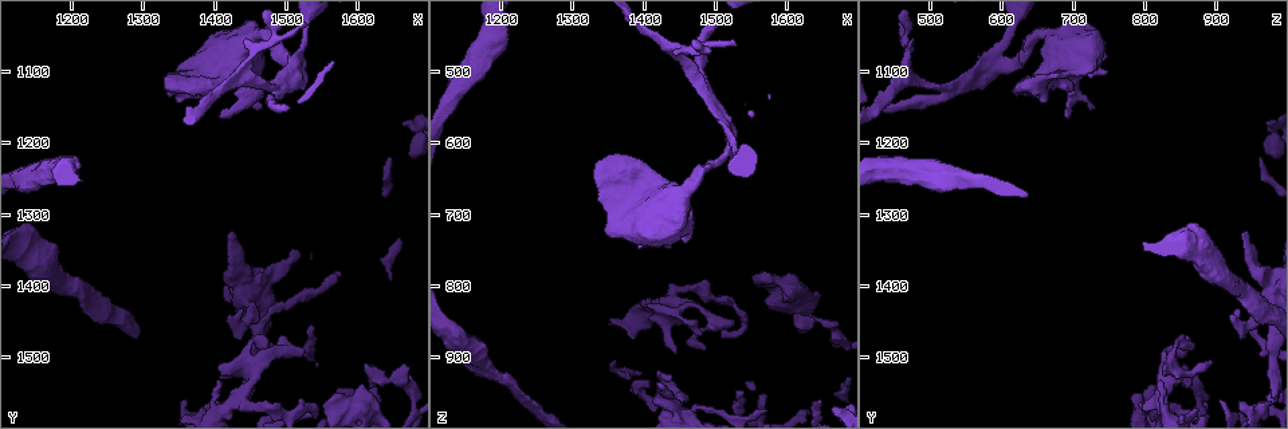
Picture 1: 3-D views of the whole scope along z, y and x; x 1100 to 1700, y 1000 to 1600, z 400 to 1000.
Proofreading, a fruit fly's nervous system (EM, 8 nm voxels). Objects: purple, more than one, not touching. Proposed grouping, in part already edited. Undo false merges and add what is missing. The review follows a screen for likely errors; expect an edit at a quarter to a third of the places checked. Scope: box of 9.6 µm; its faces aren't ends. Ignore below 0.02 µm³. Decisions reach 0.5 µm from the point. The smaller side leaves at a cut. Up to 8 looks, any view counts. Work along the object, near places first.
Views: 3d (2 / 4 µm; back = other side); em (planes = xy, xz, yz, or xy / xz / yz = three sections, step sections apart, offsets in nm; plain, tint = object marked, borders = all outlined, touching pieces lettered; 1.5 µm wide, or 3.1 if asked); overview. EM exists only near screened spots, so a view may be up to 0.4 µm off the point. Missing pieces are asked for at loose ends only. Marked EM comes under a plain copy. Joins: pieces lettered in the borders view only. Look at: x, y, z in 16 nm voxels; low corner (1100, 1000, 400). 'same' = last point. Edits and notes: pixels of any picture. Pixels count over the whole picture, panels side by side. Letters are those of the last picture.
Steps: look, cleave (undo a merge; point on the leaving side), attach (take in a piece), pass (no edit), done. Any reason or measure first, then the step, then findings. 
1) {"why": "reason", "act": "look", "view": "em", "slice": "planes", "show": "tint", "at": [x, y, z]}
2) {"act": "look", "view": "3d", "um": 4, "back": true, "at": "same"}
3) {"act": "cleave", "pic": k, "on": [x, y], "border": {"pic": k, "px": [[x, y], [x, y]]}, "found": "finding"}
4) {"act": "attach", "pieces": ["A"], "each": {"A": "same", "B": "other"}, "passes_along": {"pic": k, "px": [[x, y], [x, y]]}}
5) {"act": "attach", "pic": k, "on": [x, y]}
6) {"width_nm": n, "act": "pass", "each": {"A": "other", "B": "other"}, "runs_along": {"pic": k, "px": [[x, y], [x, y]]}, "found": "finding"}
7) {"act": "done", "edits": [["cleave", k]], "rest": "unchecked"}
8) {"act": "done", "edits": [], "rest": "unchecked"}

{"why": "three arms meet", "act": "look", "view": "3d", "um": 4, "at": [1490, 1120, 535]}

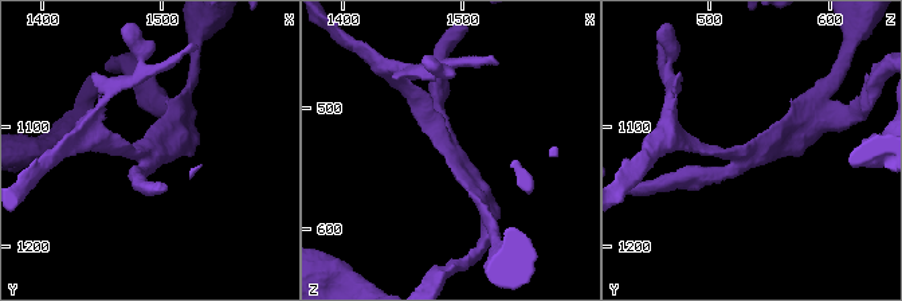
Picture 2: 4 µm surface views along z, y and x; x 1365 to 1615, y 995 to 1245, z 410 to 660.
{"why": "need the tissue", "act": "look", "view": "em", "slice": "planes", "show": "borders", "at": [1490, 1122, 538]}

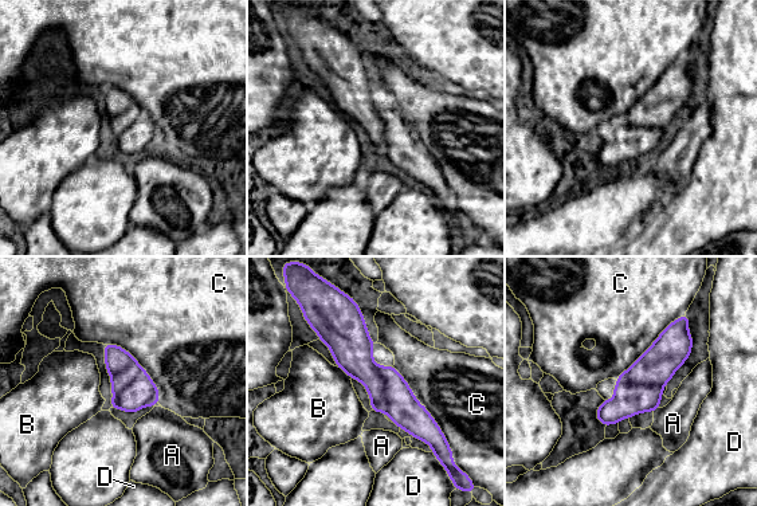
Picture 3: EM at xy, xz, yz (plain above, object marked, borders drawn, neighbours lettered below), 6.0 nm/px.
{"longest_contact_nm": ["C", 600], "act": "pass", "each": {"A": "other", "B": "other", "C": "other", "D": "other"}, "runs_along": {"pic": 3, "px": [[348, 310], [356, 360], [432, 442]]}, "found": "one cell here"}

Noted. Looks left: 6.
{"why": "thick turns thin", "act": "look", "view": "em", "slice": "xy", "step": 8, "show": "tint", "at": [1465, 1050, 655]}

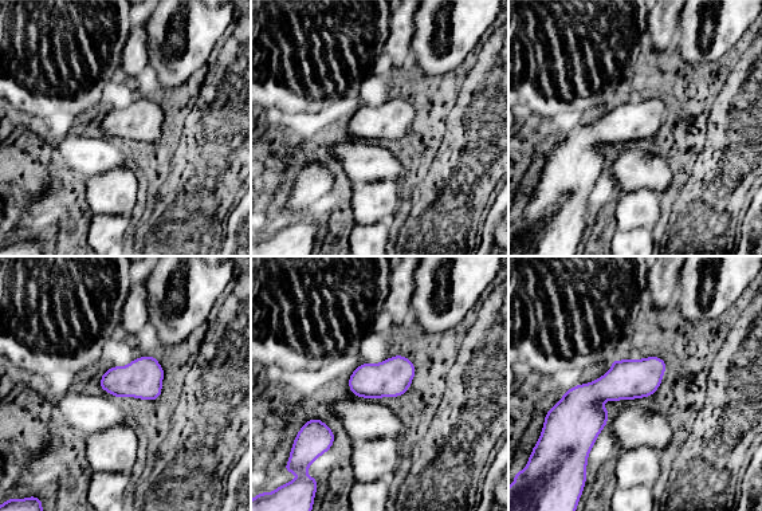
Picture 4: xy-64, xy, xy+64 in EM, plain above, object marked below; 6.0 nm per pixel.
{"act": "look", "view": "em", "slice": "planes", "show": "borders", "at": "same"}

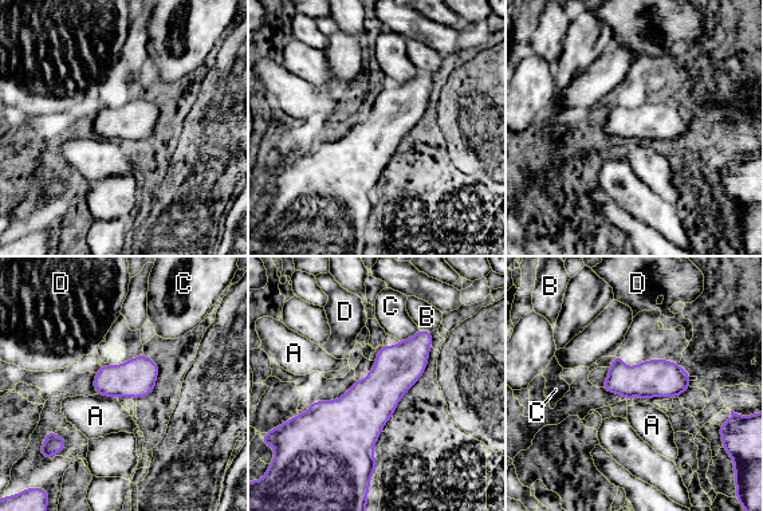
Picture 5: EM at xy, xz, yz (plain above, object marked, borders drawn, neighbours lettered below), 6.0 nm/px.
{"width_nm": 220, "act": "pass", "each": {"A": "other", "B": "other", "C": "other", "D": "other"}, "border": {"pic": 5, "px": [[97, 393], [117, 399]]}, "found": "all the same cell"}

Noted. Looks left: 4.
{"why": "thick turns thin", "act": "look", "view": "em", "slice": "xz", "step": 4, "show": "borders", "at": [1205, 1400, 925]}

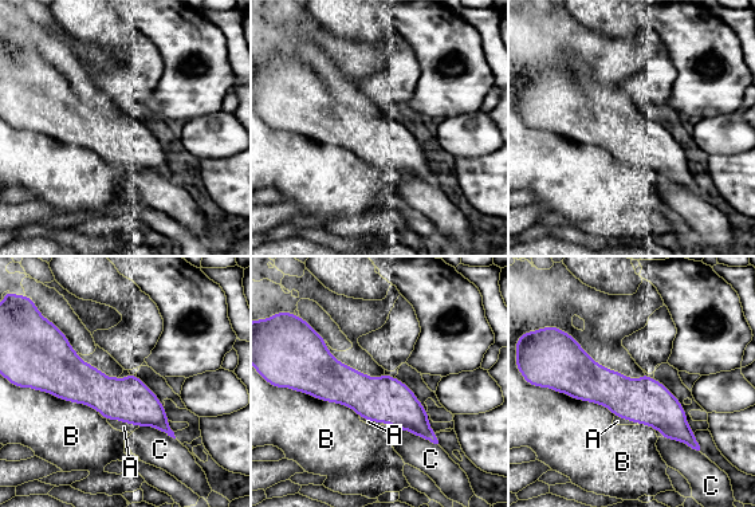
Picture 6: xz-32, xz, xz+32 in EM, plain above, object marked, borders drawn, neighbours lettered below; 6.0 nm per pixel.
{"why": "cut it another way", "act": "look", "view": "em", "slice": "planes", "show": "borders", "at": "same"}

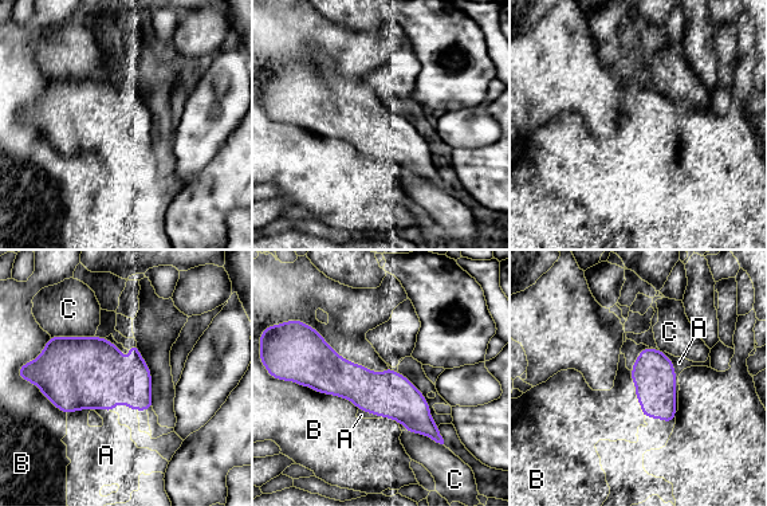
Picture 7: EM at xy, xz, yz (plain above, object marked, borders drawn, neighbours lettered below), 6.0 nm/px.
{"longest_contact_nm": ["B", 550], "act": "pass", "each": {"A": "other", "B": "other", "C": "other"}, "found": "one cell here"}

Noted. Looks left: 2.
{"act": "done", "edits": [], "rest": "unchecked"}

